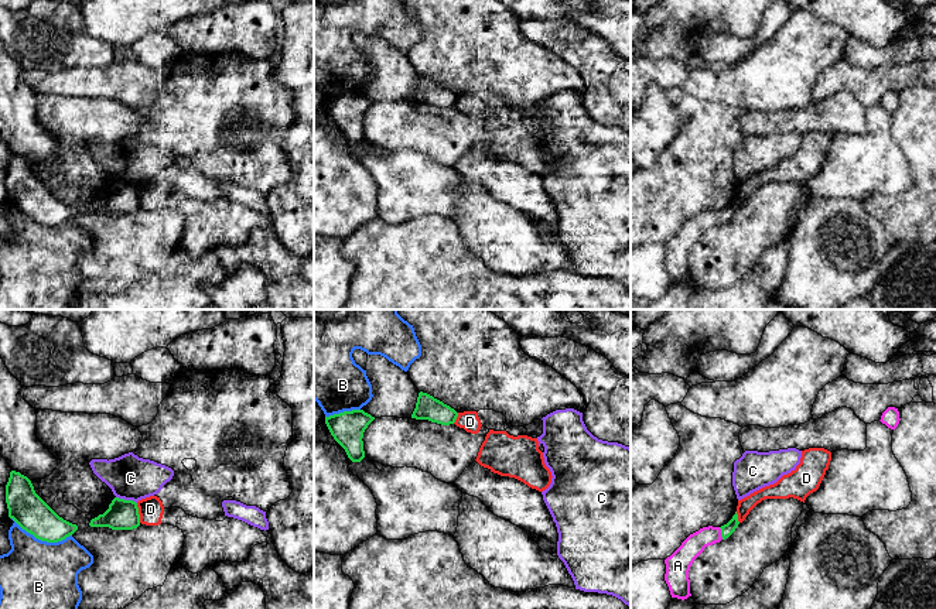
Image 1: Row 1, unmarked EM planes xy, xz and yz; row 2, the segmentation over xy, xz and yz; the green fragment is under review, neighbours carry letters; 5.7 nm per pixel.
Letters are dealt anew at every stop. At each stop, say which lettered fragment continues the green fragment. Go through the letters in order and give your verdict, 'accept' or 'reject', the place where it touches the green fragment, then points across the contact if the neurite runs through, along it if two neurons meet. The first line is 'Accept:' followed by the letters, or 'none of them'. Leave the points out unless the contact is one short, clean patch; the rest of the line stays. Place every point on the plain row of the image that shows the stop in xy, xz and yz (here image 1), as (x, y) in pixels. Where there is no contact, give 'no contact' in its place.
Accept: A
A: accept | yz (721, 216) | across yz (728, 212), (721, 216), (706, 219), (693, 229)
B: reject | xy (41, 223)
C: reject | xy (126, 184) | along xy (116, 180), (136, 187)
D: reject | xy (137, 197)

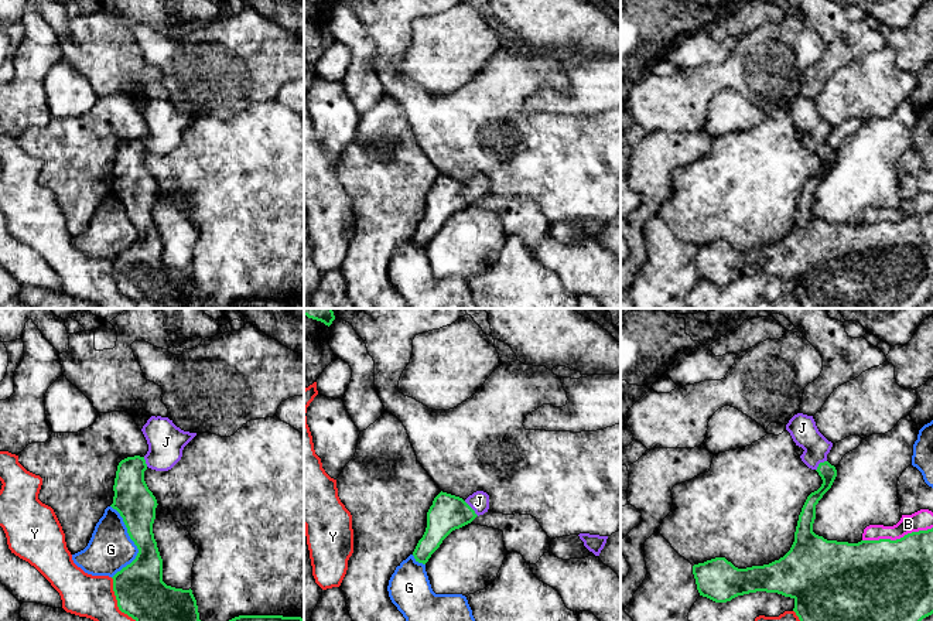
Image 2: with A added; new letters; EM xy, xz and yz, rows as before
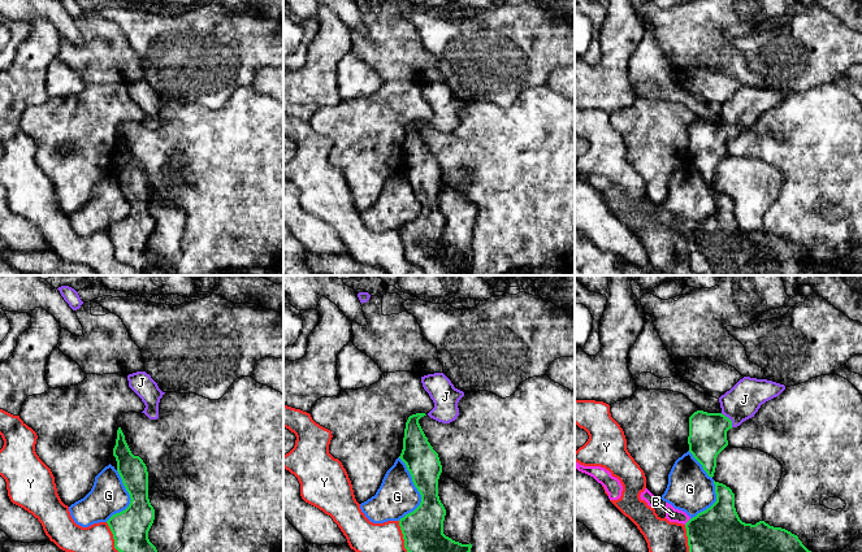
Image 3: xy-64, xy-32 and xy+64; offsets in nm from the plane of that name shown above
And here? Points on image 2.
Accept: J
B: reject | yz (896, 222)
G: reject | xy (135, 227)
J: accept | xz (471, 191) | across xz (448, 195), (464, 195), (471, 191), (478, 184)
Y: reject | xy (118, 286)

